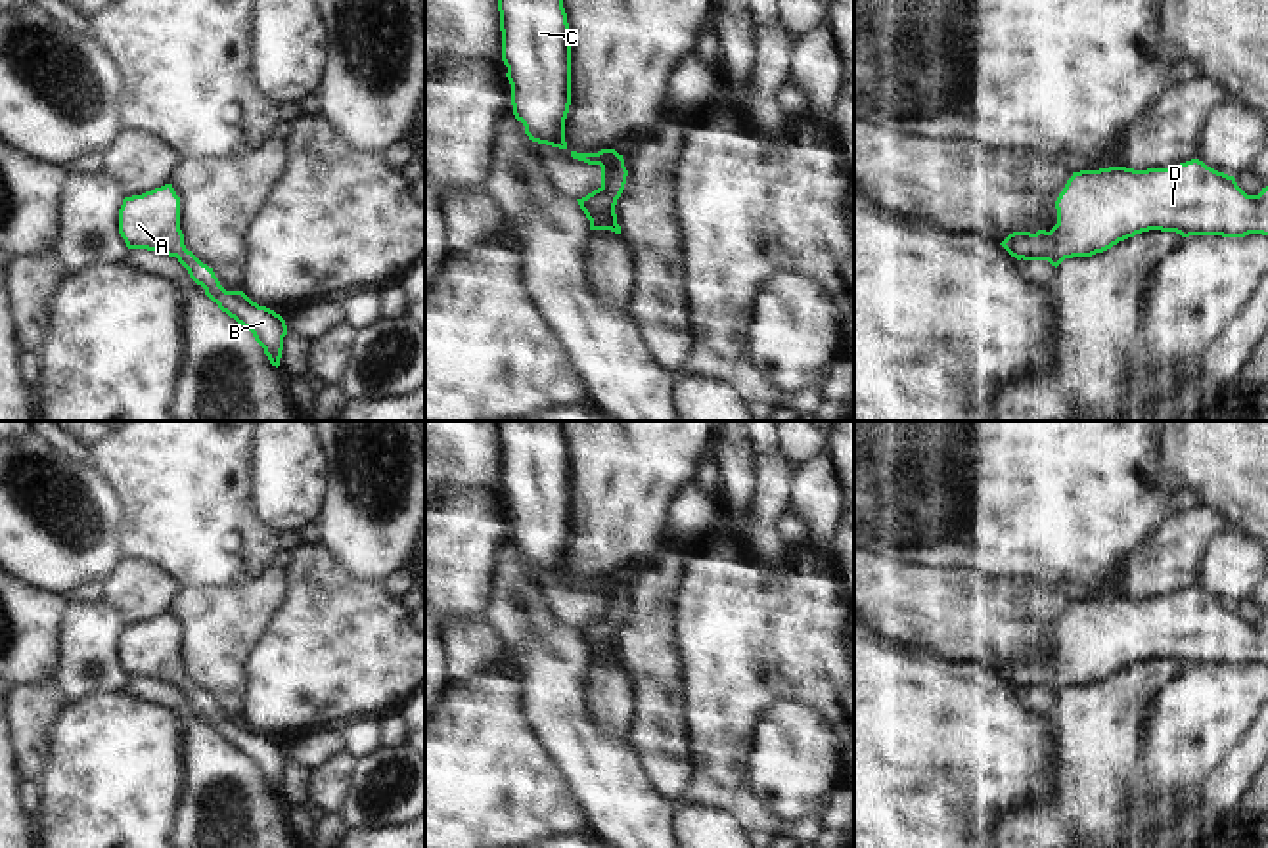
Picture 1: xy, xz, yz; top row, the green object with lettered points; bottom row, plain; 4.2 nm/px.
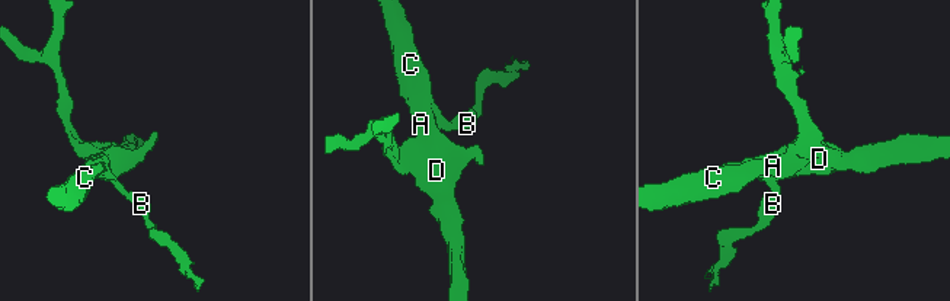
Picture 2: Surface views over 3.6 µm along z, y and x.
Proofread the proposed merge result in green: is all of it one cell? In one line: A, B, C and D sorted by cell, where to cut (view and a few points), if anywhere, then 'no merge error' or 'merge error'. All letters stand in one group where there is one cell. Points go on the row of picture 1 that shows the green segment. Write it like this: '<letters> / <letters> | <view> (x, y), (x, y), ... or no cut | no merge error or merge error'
A B C D | no cut | no merge error

